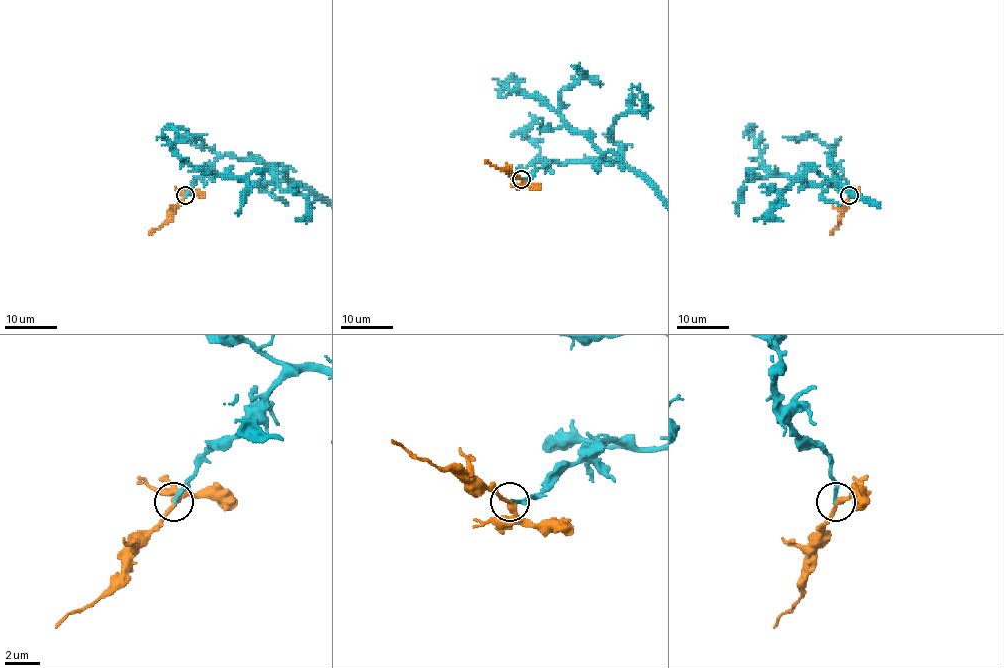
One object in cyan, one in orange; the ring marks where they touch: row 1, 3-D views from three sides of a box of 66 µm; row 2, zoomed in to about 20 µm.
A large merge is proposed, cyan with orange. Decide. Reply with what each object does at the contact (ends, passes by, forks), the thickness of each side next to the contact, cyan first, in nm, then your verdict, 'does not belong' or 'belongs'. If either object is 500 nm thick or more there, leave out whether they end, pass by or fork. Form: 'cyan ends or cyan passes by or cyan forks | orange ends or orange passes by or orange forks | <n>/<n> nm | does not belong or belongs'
cyan ends | orange passes by | 200/280 nm | belongs

